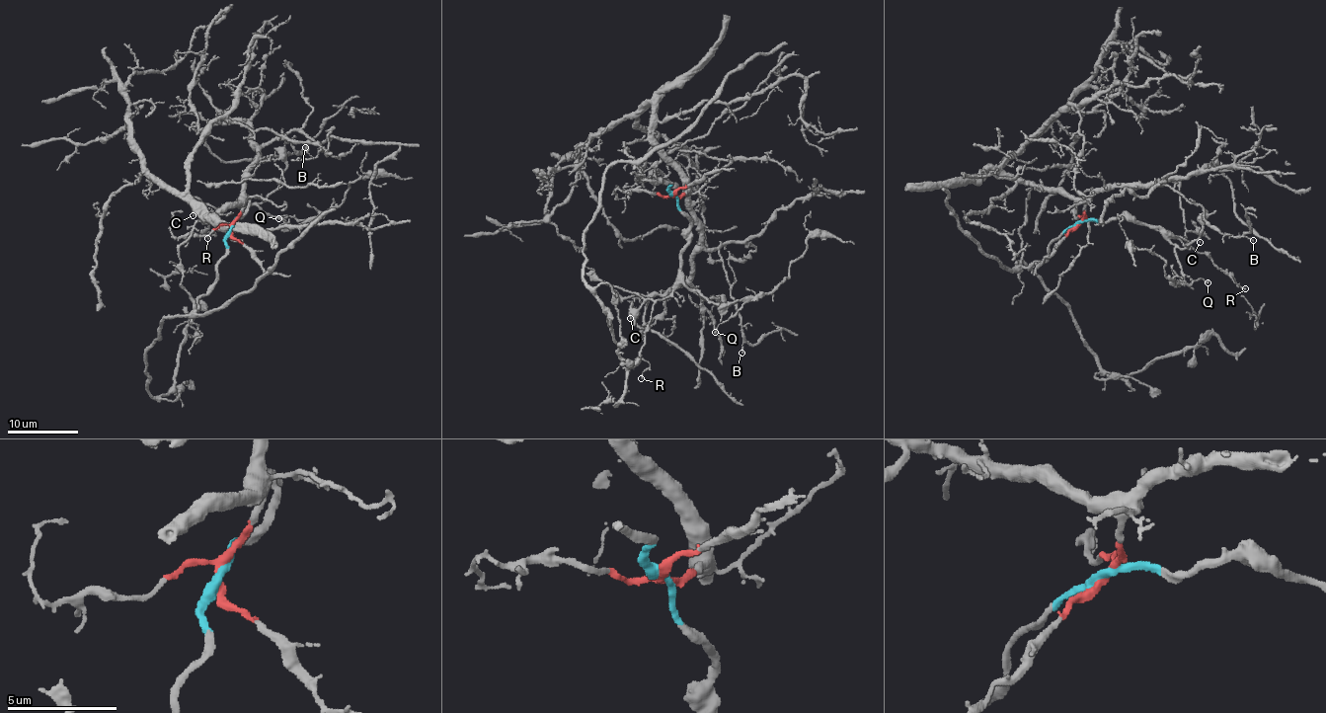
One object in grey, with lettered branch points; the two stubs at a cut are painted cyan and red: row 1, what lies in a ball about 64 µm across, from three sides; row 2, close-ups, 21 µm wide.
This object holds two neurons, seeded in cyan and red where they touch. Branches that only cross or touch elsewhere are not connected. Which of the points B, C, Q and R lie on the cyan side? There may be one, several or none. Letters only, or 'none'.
C, Q, R

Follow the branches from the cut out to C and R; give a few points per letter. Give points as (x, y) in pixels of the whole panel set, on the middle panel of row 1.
C: (674, 196), (677, 209), (690, 221), (690, 238), (681, 251), (680, 279), (668, 295), (647, 299), (630, 319)
R: (674, 196), (690, 238), (680, 279), (644, 331), (650, 365), (641, 378)

